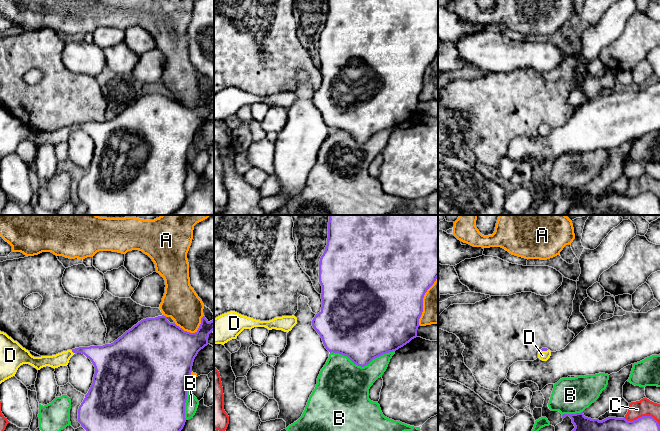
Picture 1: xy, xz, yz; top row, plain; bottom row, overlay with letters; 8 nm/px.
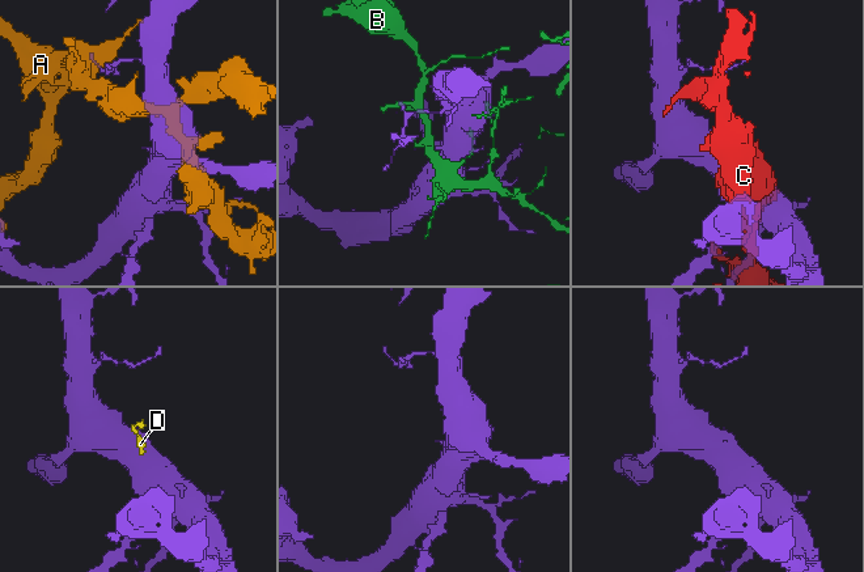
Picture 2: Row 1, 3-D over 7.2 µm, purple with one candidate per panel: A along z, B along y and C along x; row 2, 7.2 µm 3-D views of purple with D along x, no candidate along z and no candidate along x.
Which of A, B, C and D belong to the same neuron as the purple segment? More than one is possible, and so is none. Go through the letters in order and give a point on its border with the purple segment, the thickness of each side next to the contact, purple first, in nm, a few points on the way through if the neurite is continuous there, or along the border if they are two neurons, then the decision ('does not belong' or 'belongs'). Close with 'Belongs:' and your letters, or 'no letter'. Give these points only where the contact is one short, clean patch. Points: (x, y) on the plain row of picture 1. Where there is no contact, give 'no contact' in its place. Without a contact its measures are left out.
A: contact xy (193, 109); calibres 420 and 280 nm; does not belong
B: contact xz (362, 142); calibres 420 and 440 nm; does not belong
C: contact yz (643, 192); calibres 300 and 140 nm; does not belong
D: contact xy (73, 128); calibres 190 and 110 nm; way xy (103, 134), (85, 126), (73, 128), (61, 135); belongs
Belongs: D

